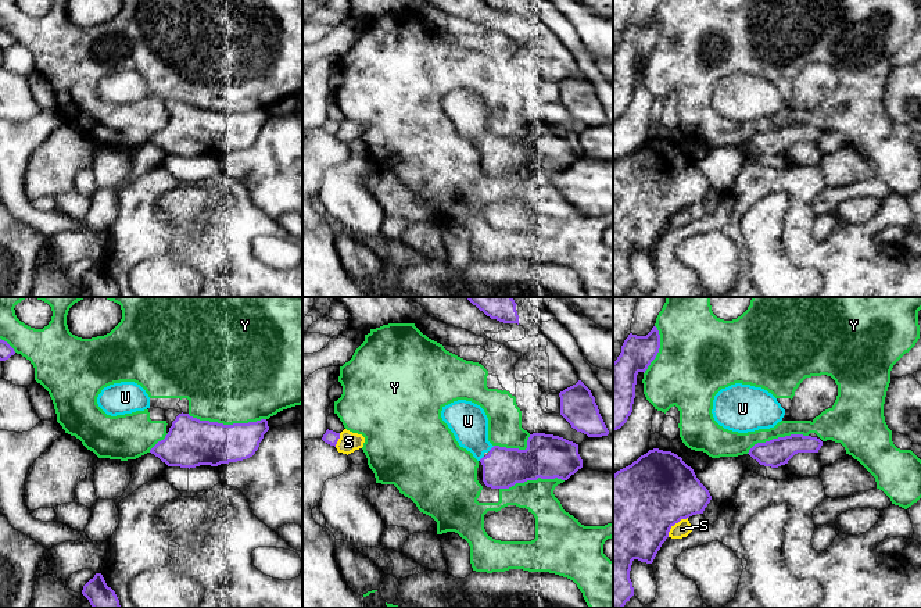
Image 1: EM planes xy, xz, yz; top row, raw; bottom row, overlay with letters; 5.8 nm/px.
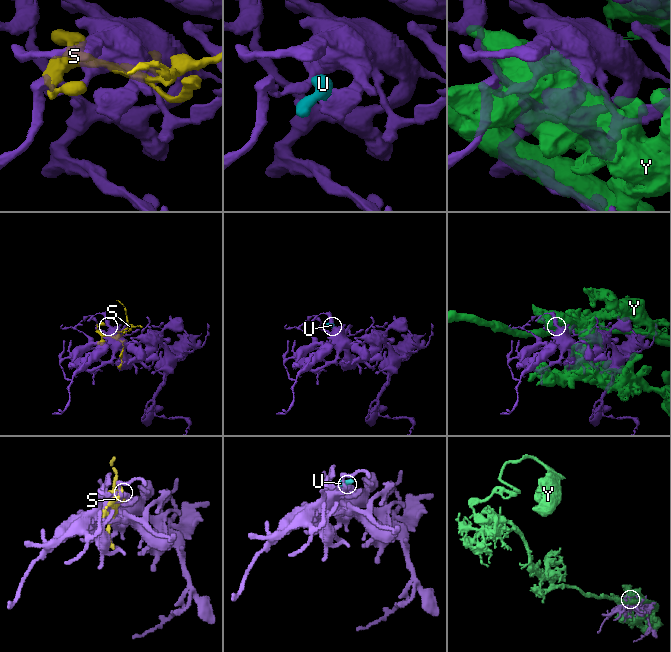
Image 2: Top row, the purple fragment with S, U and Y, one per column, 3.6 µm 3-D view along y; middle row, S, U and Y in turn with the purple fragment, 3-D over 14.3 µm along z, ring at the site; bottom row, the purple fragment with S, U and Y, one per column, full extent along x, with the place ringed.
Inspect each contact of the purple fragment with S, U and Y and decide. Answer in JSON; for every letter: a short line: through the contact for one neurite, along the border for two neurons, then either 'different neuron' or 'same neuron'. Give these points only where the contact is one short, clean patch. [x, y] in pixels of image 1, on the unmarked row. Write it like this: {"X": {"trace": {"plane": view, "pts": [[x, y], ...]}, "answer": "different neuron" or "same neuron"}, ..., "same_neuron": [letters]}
{"S": {"answer": "different neuron"}, "U": {"trace": {"plane": "xz", "pts": [[502, 157], [493, 136], [470, 118], [468, 110]]}, "answer": "same neuron"}, "Y": {"answer": "different neuron"}, "same_neuron": ["U"]}

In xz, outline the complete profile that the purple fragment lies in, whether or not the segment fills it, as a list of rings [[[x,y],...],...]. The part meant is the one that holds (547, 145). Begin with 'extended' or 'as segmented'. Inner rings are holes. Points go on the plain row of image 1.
extended | [[[458,89],[442,96],[441,107],[459,135],[481,151],[487,176],[509,178],[538,167],[567,169],[583,157],[578,133],[553,124],[530,124],[526,139],[492,135],[488,107],[472,90]]]

